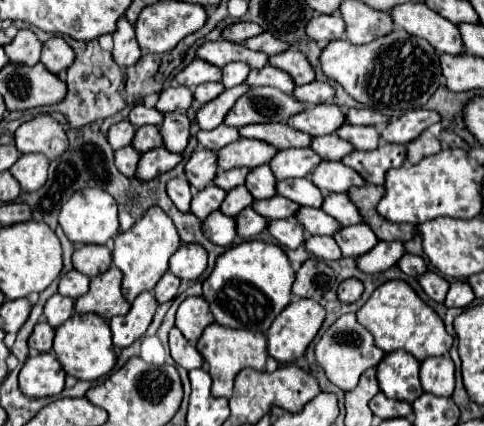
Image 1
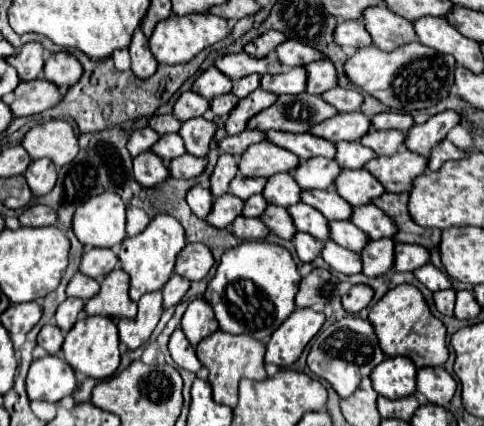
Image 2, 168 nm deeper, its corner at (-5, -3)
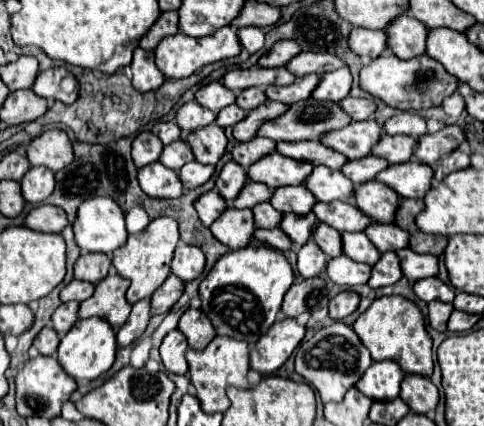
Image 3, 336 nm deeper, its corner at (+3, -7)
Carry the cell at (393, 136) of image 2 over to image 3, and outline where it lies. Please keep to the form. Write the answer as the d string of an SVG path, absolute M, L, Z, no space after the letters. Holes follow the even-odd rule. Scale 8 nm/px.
M382 135L376 147L372 147L372 155L388 159L388 163L406 163L412 159L416 139L408 135Z

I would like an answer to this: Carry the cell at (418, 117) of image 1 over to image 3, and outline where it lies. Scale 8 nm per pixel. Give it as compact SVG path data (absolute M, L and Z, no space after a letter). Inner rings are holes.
M446 125L436 133L426 133L418 139L414 159L426 165L434 165L442 155L448 155L464 141L464 131L458 125Z

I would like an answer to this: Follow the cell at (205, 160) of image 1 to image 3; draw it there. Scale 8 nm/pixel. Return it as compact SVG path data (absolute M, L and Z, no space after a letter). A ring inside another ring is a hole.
M228 161L222 171L216 177L216 191L222 195L226 201L234 201L236 195L240 193L242 185L248 181L246 169L242 169L238 163Z

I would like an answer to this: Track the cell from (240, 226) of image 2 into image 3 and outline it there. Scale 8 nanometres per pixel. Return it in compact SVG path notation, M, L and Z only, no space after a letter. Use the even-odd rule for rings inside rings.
M256 229L254 231L254 241L260 241L264 245L270 245L274 249L280 249L280 251L286 251L286 249L292 249L292 241L280 231L280 229Z

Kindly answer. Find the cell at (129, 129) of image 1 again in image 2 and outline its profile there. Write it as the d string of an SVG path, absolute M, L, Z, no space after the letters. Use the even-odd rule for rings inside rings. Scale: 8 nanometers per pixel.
M144 127L144 129L138 129L134 131L134 135L130 135L130 141L128 141L128 151L136 157L140 153L146 153L152 149L152 145L160 139L160 135L150 129L150 127Z

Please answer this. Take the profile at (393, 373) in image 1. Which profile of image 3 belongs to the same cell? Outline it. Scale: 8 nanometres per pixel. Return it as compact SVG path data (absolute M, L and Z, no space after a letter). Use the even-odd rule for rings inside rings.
M378 361L366 369L366 373L356 383L356 387L370 399L388 401L388 399L398 397L402 379L404 379L404 371L400 371L396 363Z

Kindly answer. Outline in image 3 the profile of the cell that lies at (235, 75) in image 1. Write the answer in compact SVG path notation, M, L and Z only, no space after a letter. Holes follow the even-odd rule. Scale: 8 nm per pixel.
M248 87L248 91L240 91L236 95L236 105L242 107L244 111L250 111L250 109L258 107L264 101L266 101L264 87Z

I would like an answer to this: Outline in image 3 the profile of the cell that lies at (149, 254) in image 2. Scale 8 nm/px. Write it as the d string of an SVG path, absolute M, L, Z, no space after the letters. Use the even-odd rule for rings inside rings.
M158 217L154 221L150 221L150 225L136 235L128 235L126 245L122 245L120 249L116 249L112 253L112 265L116 267L116 271L130 279L130 287L126 293L128 303L136 303L140 299L150 297L170 275L170 261L172 261L172 253L178 245L178 223L170 217Z

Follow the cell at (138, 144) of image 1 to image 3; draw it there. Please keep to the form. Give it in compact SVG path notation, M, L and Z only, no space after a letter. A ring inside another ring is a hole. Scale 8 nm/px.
M178 139L176 143L170 143L170 145L164 147L164 151L160 153L160 159L158 159L158 161L160 161L162 165L178 171L184 163L188 163L188 161L192 161L192 159L194 159L194 157L192 157L190 147L188 147L182 139Z

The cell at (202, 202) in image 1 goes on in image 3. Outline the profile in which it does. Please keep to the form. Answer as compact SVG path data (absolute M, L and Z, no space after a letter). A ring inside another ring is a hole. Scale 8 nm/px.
M228 207L222 211L220 219L216 219L210 225L212 235L228 245L230 249L240 249L246 247L252 241L252 231L254 231L254 217L252 211L240 211L236 207Z

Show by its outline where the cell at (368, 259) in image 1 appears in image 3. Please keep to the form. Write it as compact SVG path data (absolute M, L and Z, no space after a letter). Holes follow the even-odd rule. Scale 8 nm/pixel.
M400 249L398 253L402 273L408 277L408 281L434 277L438 273L438 259L434 255L420 255L412 249Z

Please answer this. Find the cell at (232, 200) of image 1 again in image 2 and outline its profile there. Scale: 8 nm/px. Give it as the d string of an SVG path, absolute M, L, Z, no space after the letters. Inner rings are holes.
M252 195L252 199L248 199L244 205L244 215L246 217L260 217L266 211L266 207L268 207L268 203L262 195Z

